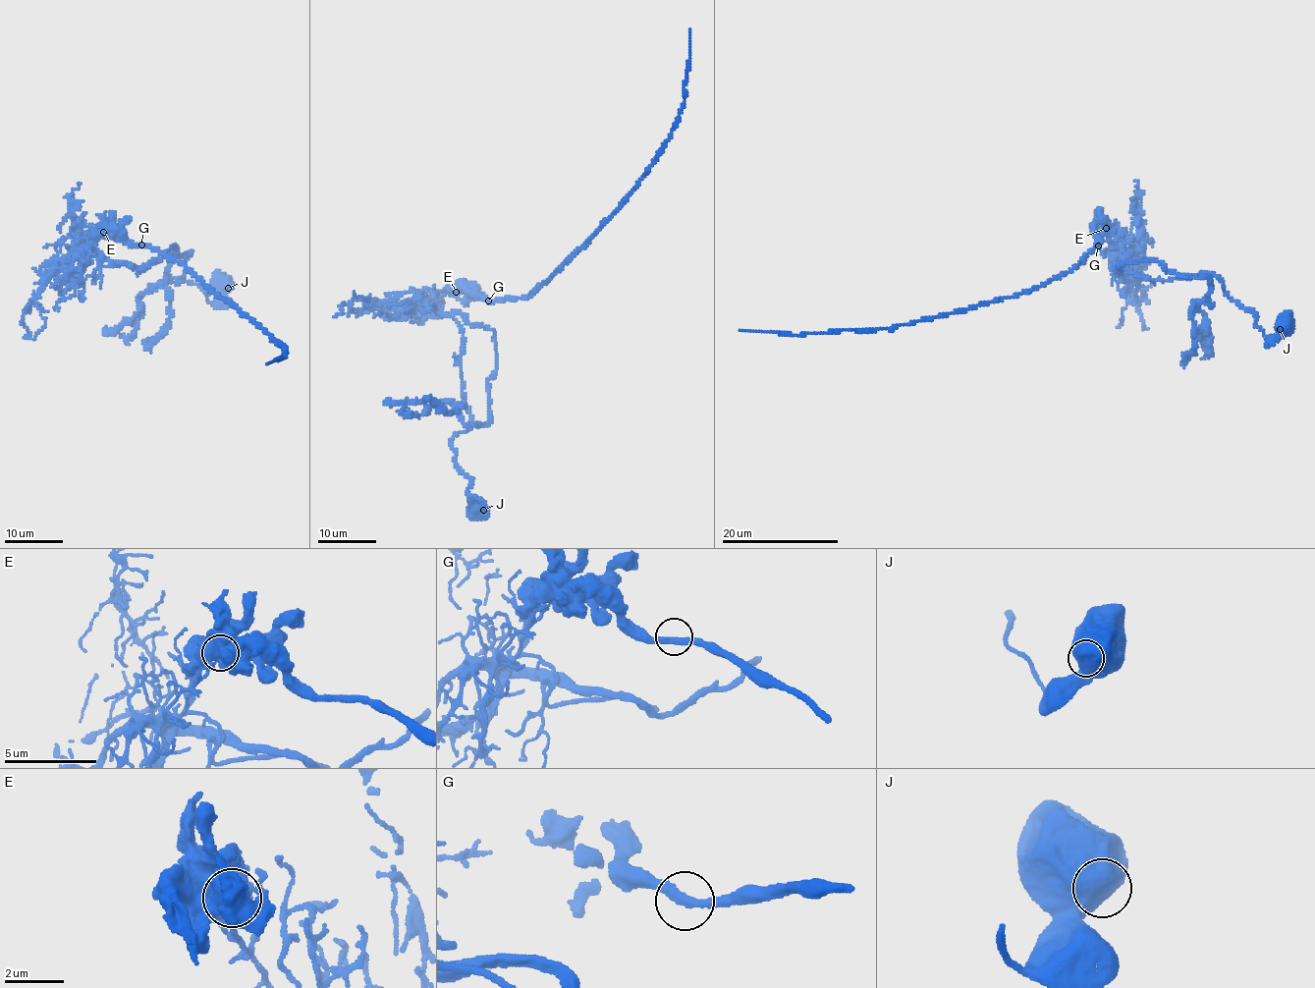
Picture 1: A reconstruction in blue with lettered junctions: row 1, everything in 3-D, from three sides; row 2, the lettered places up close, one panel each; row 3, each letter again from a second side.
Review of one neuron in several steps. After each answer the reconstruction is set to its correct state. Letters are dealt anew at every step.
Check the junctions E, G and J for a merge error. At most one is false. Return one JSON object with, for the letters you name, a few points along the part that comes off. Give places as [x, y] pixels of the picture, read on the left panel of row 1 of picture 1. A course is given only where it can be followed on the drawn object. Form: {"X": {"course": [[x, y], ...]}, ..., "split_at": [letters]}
{"E": {"course": [[104, 232], [116, 233], [135, 245], [152, 246], [190, 268], [281, 344], [283, 356], [266, 364]]}, "split_at": ["E"]}

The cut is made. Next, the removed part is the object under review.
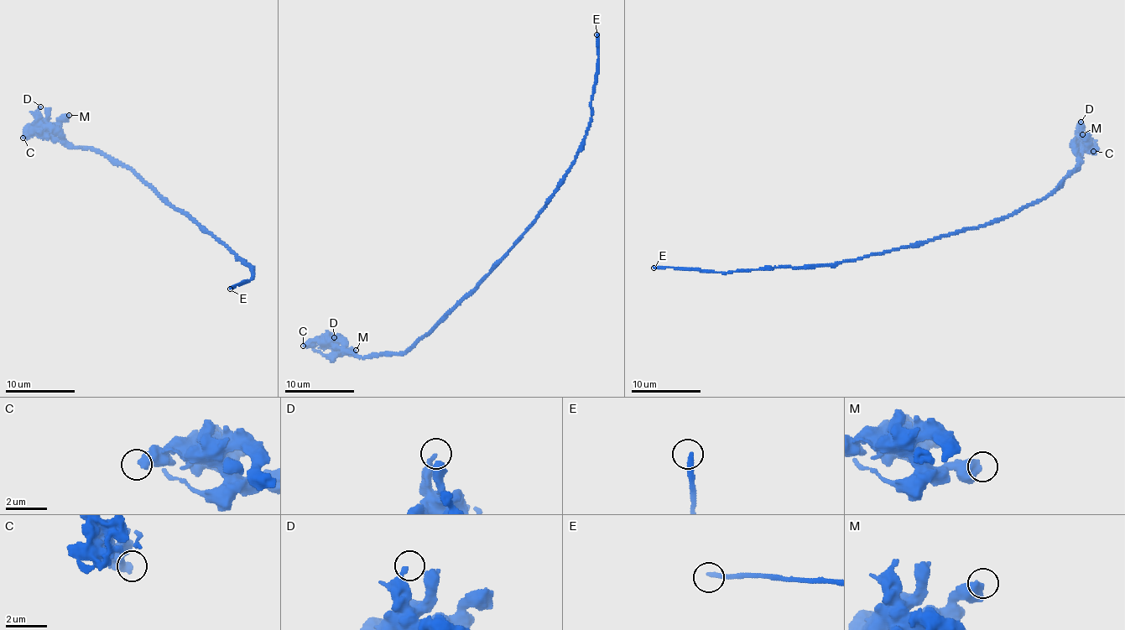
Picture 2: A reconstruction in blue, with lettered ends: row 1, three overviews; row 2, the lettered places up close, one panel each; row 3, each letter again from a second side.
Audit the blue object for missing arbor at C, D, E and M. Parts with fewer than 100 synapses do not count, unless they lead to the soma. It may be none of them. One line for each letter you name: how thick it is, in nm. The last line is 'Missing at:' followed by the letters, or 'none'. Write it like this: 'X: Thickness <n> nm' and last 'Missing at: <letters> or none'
E: Thickness 260 nm
Missing at: E

